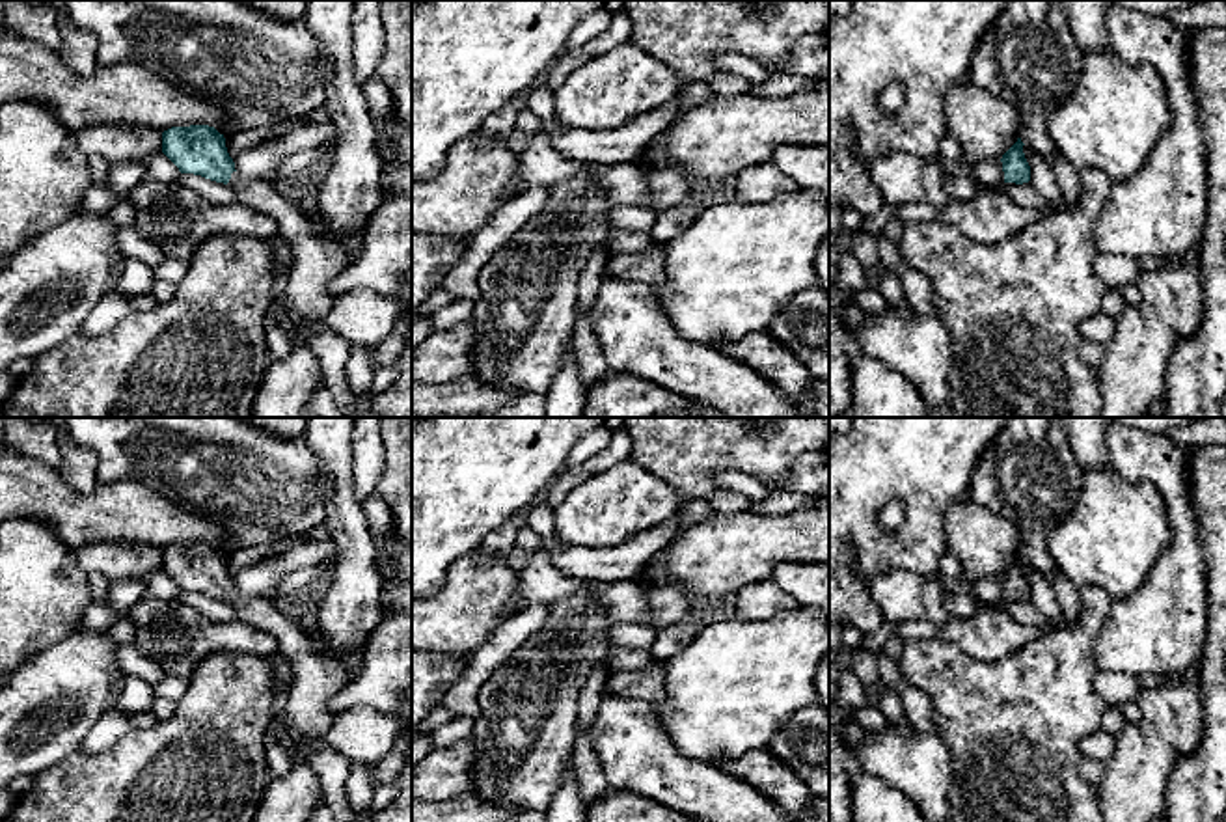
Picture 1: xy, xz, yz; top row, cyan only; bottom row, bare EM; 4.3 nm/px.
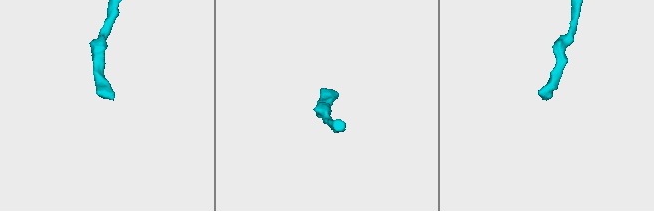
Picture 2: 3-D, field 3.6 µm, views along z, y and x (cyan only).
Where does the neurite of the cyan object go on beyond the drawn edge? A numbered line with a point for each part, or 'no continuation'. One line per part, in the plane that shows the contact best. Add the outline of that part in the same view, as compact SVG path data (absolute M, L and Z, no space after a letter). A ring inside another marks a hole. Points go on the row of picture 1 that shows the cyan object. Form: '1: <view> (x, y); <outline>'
1: xy (315, 260); M233 171L227 186L240 203L265 214L293 252L281 311L302 332L328 332L324 319L337 300L328 293L328 285L350 265L345 250L324 237L309 209L285 198L279 186L266 179Z

